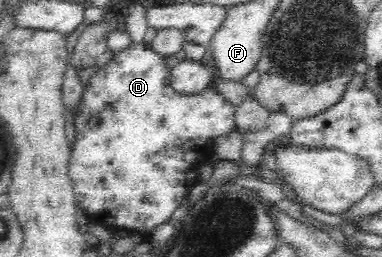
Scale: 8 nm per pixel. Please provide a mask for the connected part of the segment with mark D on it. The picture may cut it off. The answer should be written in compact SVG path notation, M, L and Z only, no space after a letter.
M146 42L130 44L126 49L114 54L103 67L98 67L92 73L92 76L83 84L83 91L76 101L74 111L72 111L74 115L74 136L72 138L74 140L70 142L69 146L68 170L75 194L75 207L86 216L90 225L104 227L108 231L126 231L150 237L156 232L158 226L162 226L170 220L176 208L182 206L188 191L207 176L209 166L213 162L212 156L215 156L214 140L238 131L235 123L235 110L236 107L222 96L215 85L206 87L199 93L188 95L176 92L176 89L172 88L170 84L169 69L164 65L160 53L148 46Z

